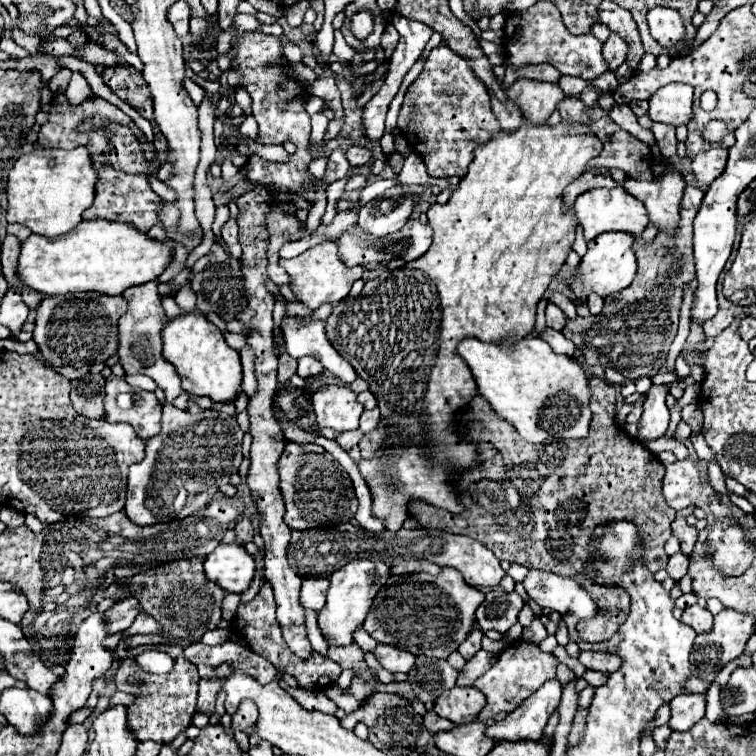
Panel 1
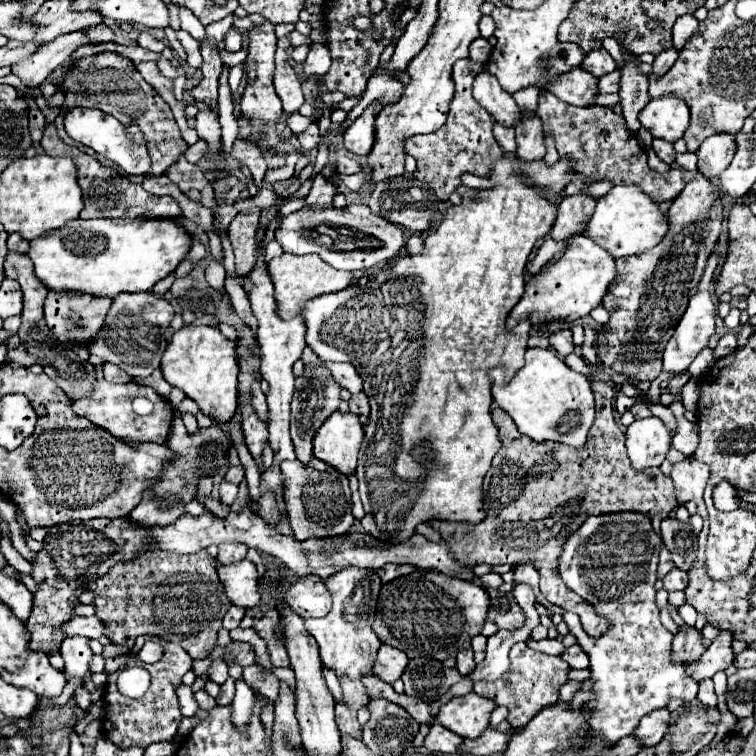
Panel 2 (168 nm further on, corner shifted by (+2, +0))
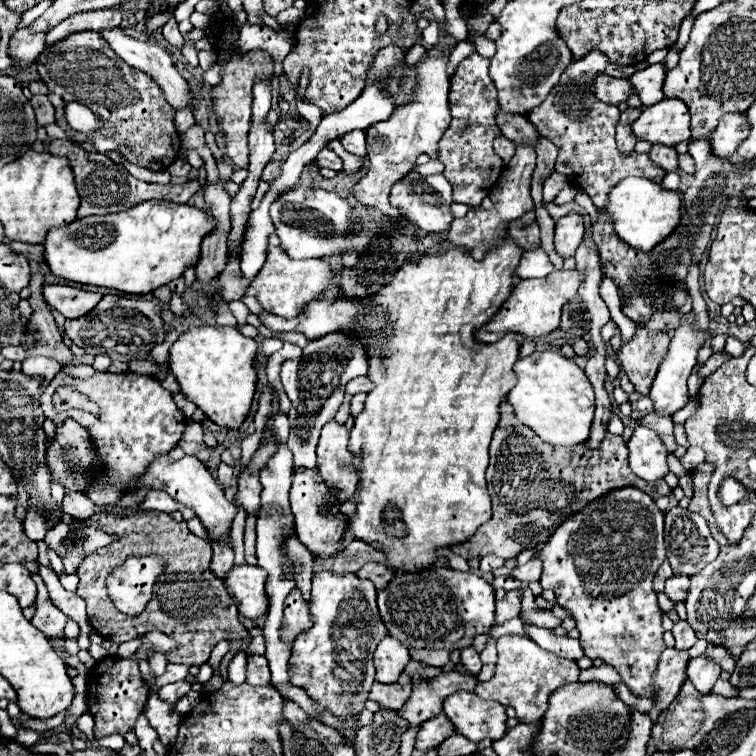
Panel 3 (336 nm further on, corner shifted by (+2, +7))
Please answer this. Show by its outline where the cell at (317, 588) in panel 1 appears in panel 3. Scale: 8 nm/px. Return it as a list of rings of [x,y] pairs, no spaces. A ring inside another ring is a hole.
[[[294,588],[288,594],[288,600],[284,602],[284,628],[282,628],[282,640],[286,642],[294,642],[294,638],[308,630],[312,626],[310,620],[310,608],[308,602],[304,602],[304,598],[300,596],[300,590]]]

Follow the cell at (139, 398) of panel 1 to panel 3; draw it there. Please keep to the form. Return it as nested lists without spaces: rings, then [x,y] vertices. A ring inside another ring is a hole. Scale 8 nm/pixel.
[[[60,372],[54,376],[54,380],[44,390],[40,404],[42,404],[46,418],[50,418],[54,424],[60,424],[66,418],[74,418],[90,432],[96,444],[100,462],[106,466],[106,476],[100,478],[100,482],[96,480],[96,484],[92,484],[86,490],[90,500],[98,506],[120,500],[120,496],[128,492],[128,486],[136,482],[136,478],[148,468],[148,464],[154,460],[156,454],[166,454],[178,444],[186,428],[186,416],[174,404],[172,394],[166,388],[162,388],[162,384],[156,378],[134,374],[134,372],[126,372],[126,374],[96,372],[88,380],[72,378]],[[60,386],[80,388],[80,392],[84,392],[86,398],[98,404],[100,414],[90,414],[86,410],[56,412],[52,404],[52,396],[56,388]]]

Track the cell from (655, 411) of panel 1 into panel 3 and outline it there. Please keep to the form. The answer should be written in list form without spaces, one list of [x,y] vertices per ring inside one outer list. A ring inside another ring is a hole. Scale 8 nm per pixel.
[[[638,424],[632,438],[628,440],[628,450],[630,450],[630,468],[636,476],[652,482],[652,480],[660,480],[666,476],[668,472],[668,464],[666,464],[666,446],[660,440],[660,436]]]

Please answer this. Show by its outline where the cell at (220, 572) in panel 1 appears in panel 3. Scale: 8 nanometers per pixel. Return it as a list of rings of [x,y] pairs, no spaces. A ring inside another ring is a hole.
[[[234,566],[228,576],[224,576],[224,584],[232,594],[238,612],[246,618],[258,618],[268,610],[268,598],[264,592],[266,572],[260,566]]]

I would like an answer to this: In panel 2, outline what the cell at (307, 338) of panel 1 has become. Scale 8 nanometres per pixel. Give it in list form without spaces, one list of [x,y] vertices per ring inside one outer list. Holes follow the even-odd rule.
[[[326,363],[326,367],[332,371],[334,379],[348,389],[350,393],[360,393],[362,391],[362,377],[350,363]]]

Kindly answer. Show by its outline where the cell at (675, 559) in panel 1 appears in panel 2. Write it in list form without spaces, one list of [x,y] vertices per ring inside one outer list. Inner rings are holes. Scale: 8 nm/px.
[[[676,567],[664,577],[664,589],[668,593],[672,591],[684,591],[688,587],[688,573],[686,571],[678,571]]]

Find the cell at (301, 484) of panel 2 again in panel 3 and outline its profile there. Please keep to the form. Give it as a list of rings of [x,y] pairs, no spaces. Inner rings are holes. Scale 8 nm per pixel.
[[[296,470],[290,488],[292,514],[296,518],[296,536],[298,540],[316,556],[328,558],[336,554],[344,544],[344,532],[348,528],[348,518],[340,512],[338,490],[332,490],[324,480],[320,480],[318,470]]]

